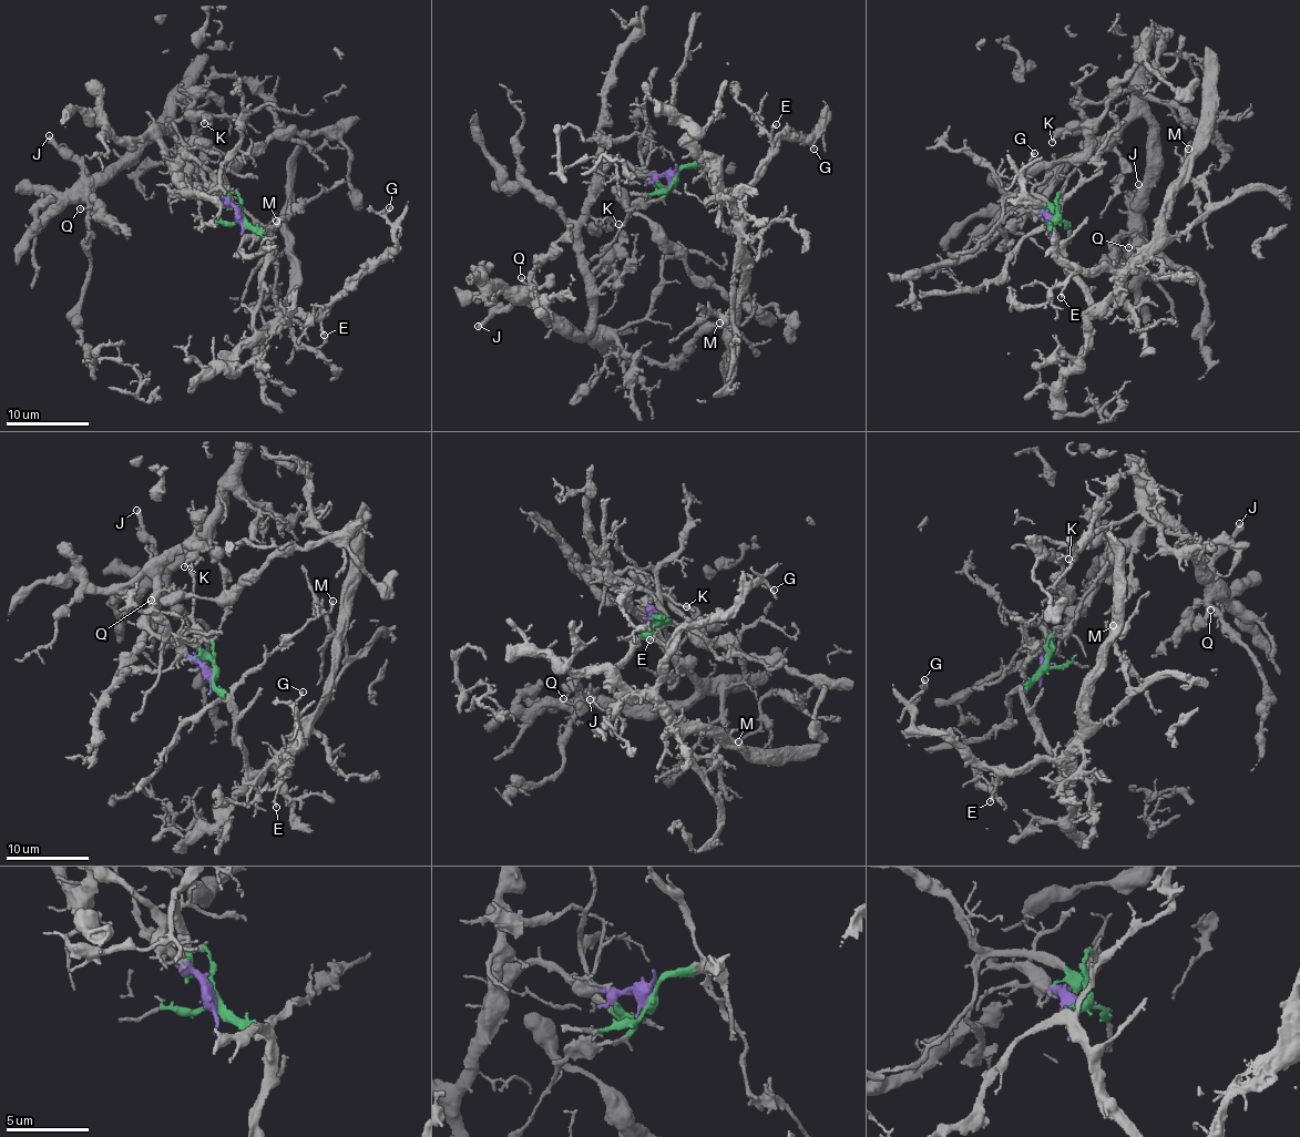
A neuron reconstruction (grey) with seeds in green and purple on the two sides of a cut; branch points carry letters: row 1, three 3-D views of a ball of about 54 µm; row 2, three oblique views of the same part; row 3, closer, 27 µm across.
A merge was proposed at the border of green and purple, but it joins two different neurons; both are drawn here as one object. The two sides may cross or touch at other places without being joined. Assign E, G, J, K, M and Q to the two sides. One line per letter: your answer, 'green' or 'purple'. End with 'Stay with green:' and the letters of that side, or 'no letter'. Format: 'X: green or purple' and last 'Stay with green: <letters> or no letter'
E: green
G: green
J: purple
K: purple
M: green
Q: purple
Stay with green: E, G, M

